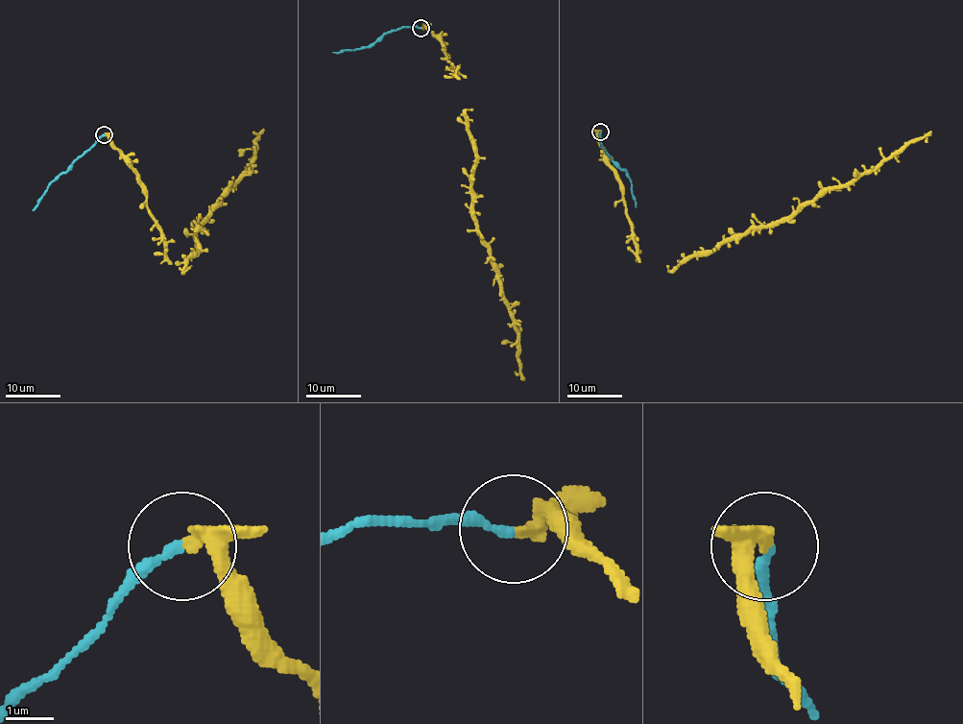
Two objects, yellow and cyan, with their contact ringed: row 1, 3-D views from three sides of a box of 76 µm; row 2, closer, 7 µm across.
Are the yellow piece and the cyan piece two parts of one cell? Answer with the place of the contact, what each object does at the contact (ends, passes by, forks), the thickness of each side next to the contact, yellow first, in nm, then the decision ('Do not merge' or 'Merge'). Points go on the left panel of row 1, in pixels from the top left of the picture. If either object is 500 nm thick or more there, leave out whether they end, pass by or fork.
Place: (104, 134). At the ring yellow passes by. At the ring cyan ends. Thickness 240 nm (yellow) against 200 nm. Do not merge

